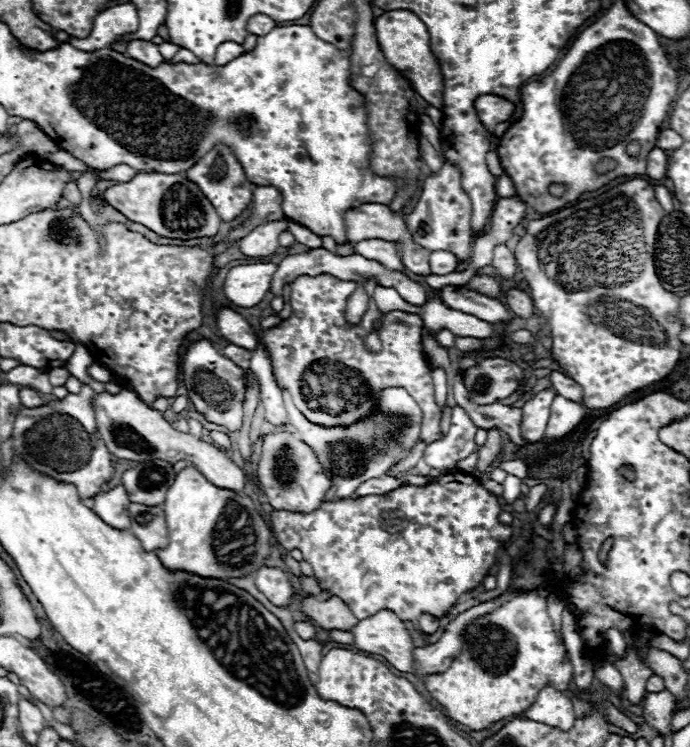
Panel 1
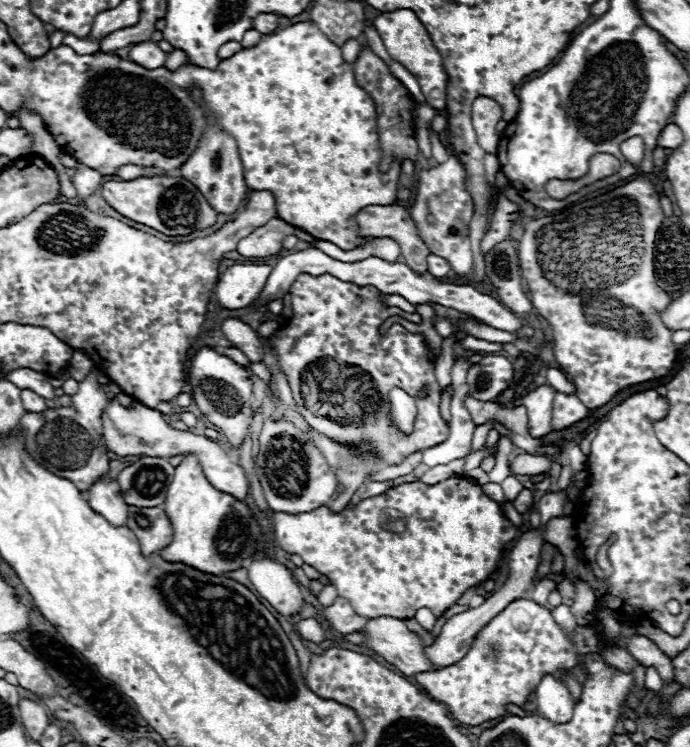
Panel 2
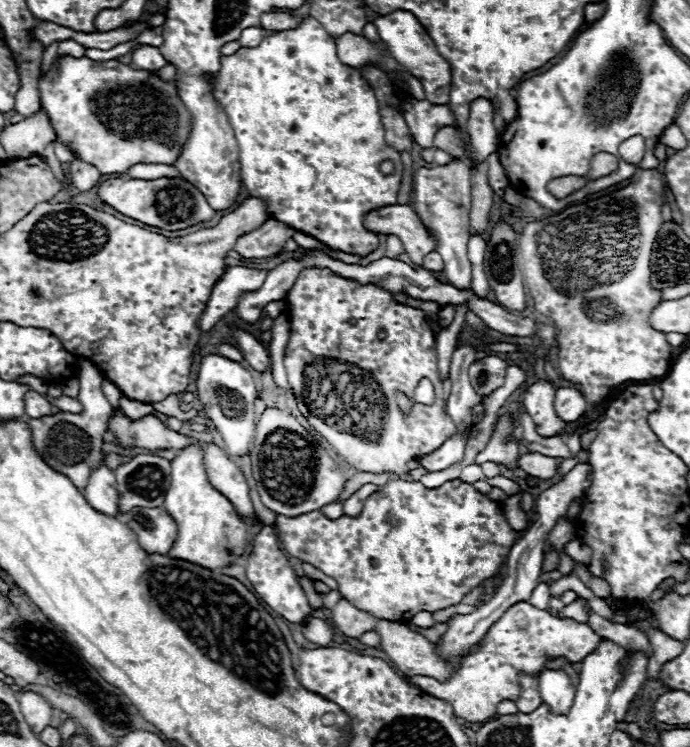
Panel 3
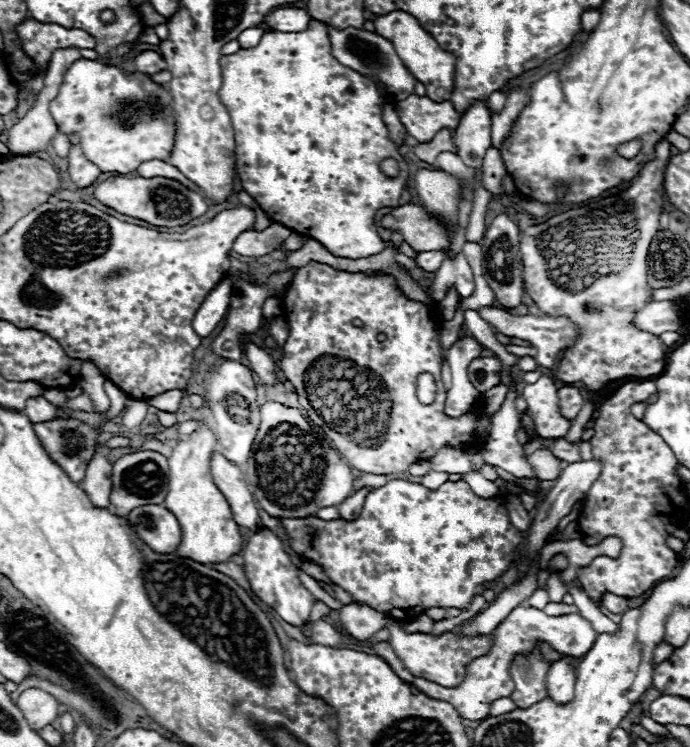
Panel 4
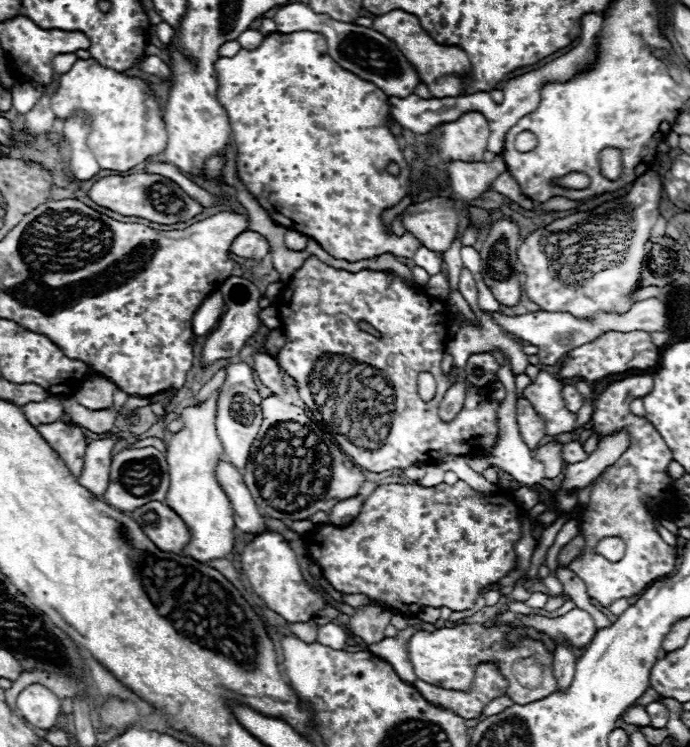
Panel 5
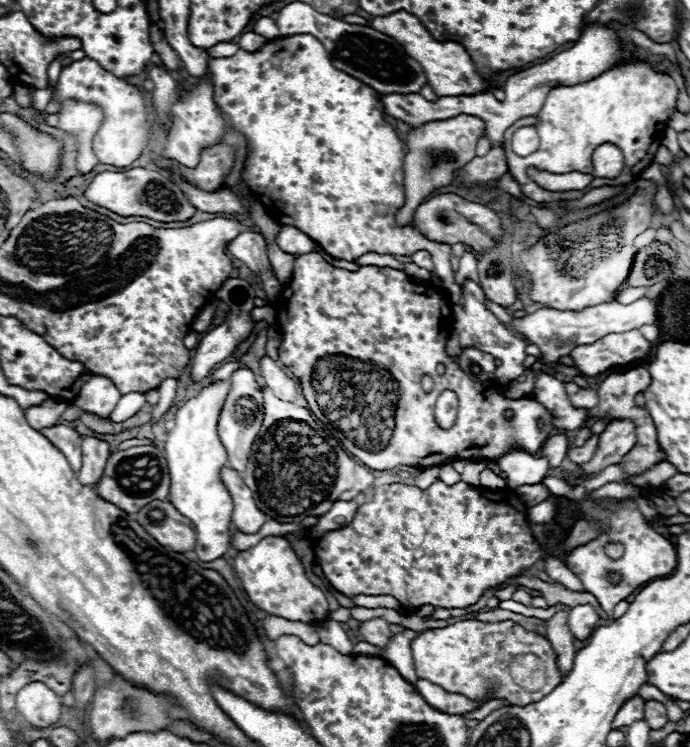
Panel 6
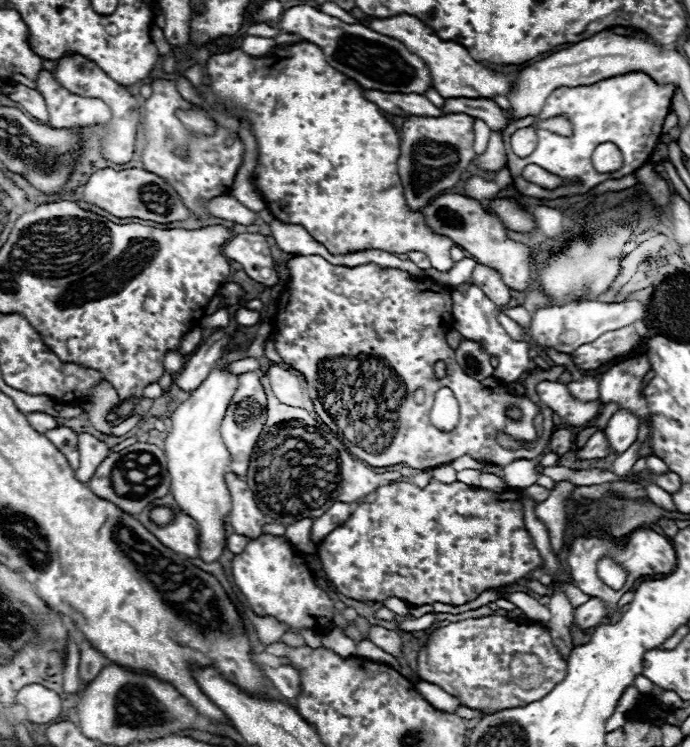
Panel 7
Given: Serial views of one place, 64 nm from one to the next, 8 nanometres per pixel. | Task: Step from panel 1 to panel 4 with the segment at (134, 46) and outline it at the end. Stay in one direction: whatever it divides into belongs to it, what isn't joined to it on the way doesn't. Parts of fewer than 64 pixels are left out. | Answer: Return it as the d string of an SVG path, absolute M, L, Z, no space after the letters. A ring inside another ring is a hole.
M144 50L144 52L138 52L134 56L134 64L136 64L136 70L138 72L160 72L160 70L166 70L166 60L154 52L154 50Z

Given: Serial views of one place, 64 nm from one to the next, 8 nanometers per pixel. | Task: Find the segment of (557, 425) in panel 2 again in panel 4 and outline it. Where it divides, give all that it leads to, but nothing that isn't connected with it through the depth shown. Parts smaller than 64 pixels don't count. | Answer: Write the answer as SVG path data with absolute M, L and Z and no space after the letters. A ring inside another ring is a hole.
M564 386L558 390L558 406L564 418L574 420L584 406L584 398L576 386Z

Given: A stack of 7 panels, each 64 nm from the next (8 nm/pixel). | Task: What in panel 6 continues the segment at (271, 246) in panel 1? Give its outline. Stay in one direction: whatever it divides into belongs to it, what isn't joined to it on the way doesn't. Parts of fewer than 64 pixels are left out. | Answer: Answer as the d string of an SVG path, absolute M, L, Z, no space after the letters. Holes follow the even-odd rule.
M242 232L240 236L236 236L230 244L228 244L228 252L242 260L250 270L258 275L264 284L264 292L266 298L276 298L283 289L283 285L278 281L274 272L268 270L270 261L266 254L266 242L262 238L262 234L258 232Z

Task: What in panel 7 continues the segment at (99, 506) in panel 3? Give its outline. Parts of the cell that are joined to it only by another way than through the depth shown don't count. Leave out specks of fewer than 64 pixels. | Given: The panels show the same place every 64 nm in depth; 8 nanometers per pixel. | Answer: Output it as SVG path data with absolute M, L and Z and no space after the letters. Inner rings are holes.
M78 434L78 452L80 468L76 470L76 478L80 482L88 482L96 474L102 460L110 454L110 448L92 434Z

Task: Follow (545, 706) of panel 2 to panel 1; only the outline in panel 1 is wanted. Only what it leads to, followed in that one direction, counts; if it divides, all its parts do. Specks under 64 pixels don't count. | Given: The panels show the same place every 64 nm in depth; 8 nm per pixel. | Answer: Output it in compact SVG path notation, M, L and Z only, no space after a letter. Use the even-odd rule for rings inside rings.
M552 686L540 692L540 696L536 698L536 704L524 716L560 730L570 730L576 720L568 694L562 694Z

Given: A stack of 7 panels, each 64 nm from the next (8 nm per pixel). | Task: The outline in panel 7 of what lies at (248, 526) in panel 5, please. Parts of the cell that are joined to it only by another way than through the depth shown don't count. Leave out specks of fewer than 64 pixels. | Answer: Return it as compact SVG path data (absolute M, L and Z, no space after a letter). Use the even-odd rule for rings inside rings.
M226 472L224 480L232 496L232 512L230 512L232 530L248 538L258 538L266 524L266 516L256 506L252 492L248 490L246 482L234 472Z

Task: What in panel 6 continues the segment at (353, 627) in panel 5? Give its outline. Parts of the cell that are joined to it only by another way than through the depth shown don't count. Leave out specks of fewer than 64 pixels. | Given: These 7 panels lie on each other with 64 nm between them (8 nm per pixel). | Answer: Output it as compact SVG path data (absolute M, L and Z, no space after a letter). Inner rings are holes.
M374 618L374 620L366 620L366 622L358 622L358 632L362 634L362 638L368 644L374 644L378 648L384 648L386 642L392 638L384 618Z

